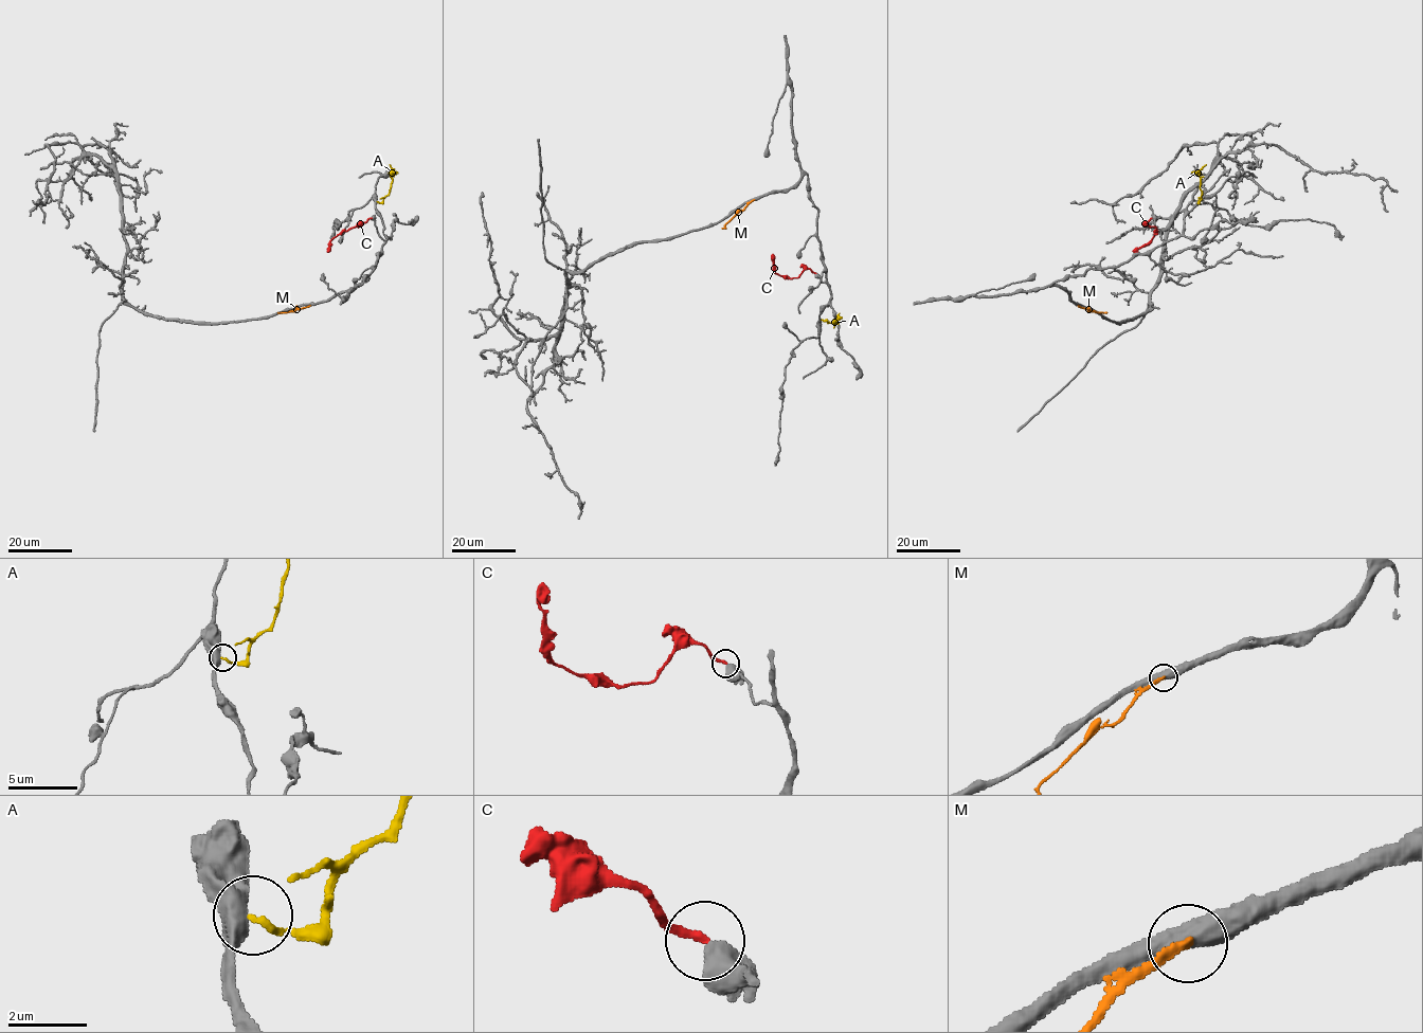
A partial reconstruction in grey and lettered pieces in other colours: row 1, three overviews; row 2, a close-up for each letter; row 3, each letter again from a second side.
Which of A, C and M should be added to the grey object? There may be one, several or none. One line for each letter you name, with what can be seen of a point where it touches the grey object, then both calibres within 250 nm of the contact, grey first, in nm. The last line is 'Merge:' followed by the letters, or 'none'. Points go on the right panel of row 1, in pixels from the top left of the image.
C: meets grey at (1151, 218); 550 nm thick on the grey side, 200 nm on the other
Merge: C

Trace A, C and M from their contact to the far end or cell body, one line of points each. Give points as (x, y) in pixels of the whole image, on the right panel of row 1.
A: (1198, 201), (1202, 193), (1200, 170), (1206, 164)
C: (1152, 218), (1147, 222), (1155, 228), (1156, 232), (1150, 241), (1133, 251)
M: (1078, 306), (1106, 312)

